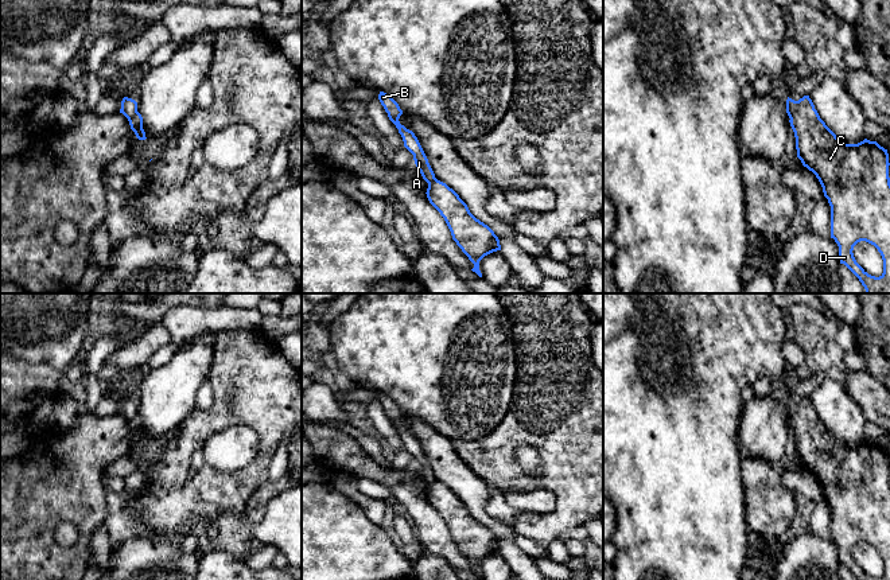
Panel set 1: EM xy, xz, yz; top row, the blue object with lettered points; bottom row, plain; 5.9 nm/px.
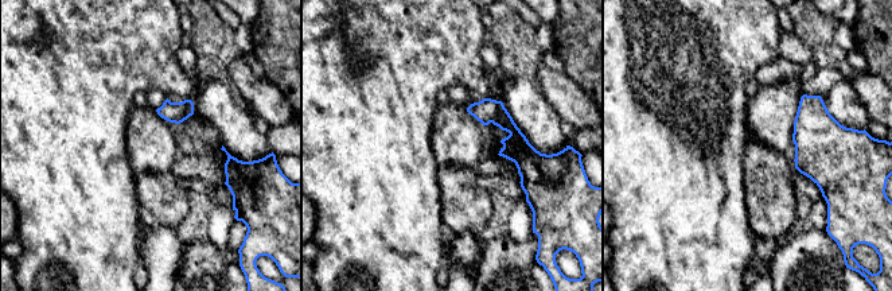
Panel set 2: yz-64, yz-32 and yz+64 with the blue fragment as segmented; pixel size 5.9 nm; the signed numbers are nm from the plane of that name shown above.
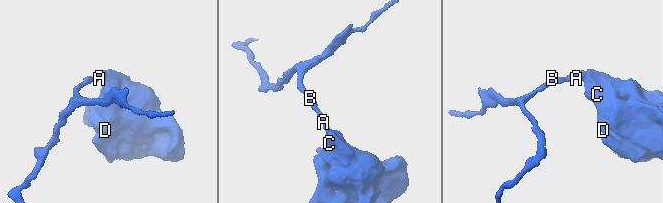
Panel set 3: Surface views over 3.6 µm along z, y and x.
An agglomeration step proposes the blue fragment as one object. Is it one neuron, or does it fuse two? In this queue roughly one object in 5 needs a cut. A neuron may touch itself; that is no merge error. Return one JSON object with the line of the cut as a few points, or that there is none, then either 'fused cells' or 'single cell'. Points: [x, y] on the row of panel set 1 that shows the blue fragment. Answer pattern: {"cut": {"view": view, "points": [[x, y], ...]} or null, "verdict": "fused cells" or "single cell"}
{"cut": null, "verdict": "single cell"}

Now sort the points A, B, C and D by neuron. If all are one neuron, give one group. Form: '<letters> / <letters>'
A B C D

